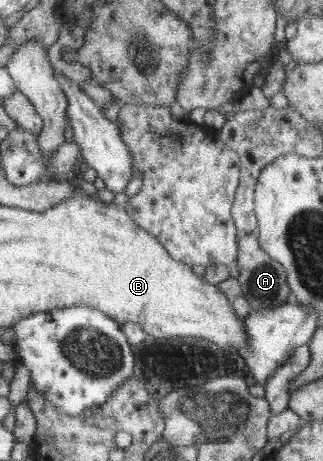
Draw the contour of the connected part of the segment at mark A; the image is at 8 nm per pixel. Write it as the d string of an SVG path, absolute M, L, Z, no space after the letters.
M256 232L241 235L235 268L244 293L246 293L248 301L252 303L252 311L274 307L291 297L290 290L287 288L286 270L283 269L283 265L278 264L260 248Z

